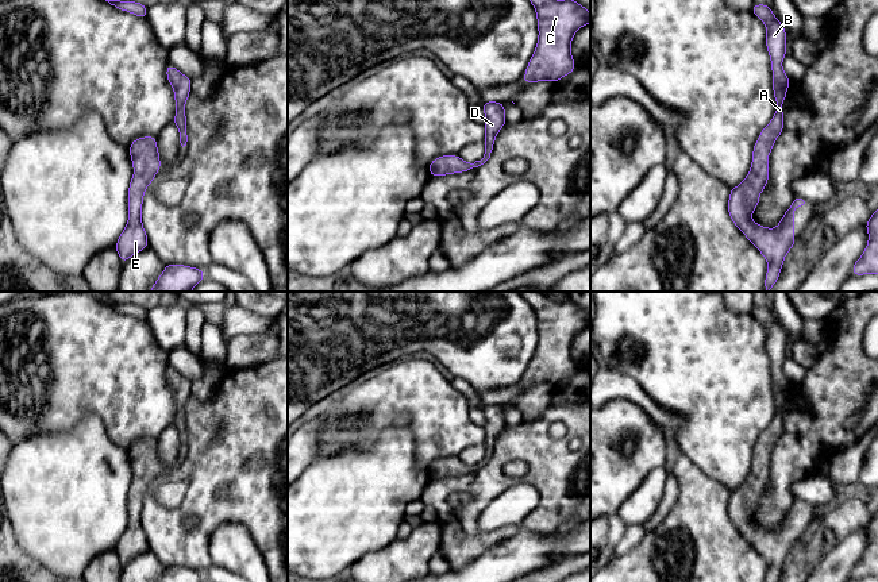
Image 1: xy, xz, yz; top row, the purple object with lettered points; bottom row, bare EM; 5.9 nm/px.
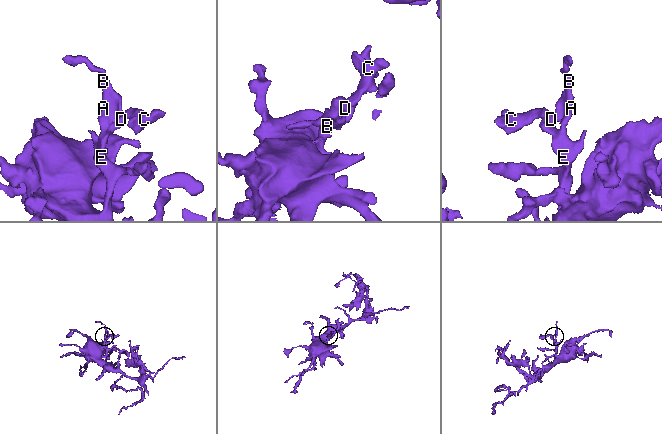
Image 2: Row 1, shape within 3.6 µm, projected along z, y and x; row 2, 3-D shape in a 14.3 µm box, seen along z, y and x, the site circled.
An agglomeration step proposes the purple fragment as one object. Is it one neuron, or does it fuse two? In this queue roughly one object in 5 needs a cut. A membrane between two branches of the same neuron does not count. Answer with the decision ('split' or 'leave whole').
leave whole

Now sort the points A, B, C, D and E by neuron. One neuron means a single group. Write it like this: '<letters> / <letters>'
A B C D E

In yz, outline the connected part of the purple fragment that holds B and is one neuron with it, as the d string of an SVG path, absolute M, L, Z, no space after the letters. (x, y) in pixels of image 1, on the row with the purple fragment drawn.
M754 4L751 12L766 26L766 49L771 61L773 92L777 109L770 123L760 131L752 150L751 169L746 178L729 192L728 213L733 224L759 250L767 261L765 292L778 281L783 259L796 244L794 208L806 207L808 200L794 197L775 228L756 224L751 215L759 204L759 196L769 181L769 155L783 131L783 108L790 78L782 69L786 57L786 30L767 4Z

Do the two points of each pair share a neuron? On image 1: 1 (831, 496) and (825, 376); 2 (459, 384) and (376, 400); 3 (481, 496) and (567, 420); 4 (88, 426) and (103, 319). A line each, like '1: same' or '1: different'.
1: different
2: different
3: same
4: different

